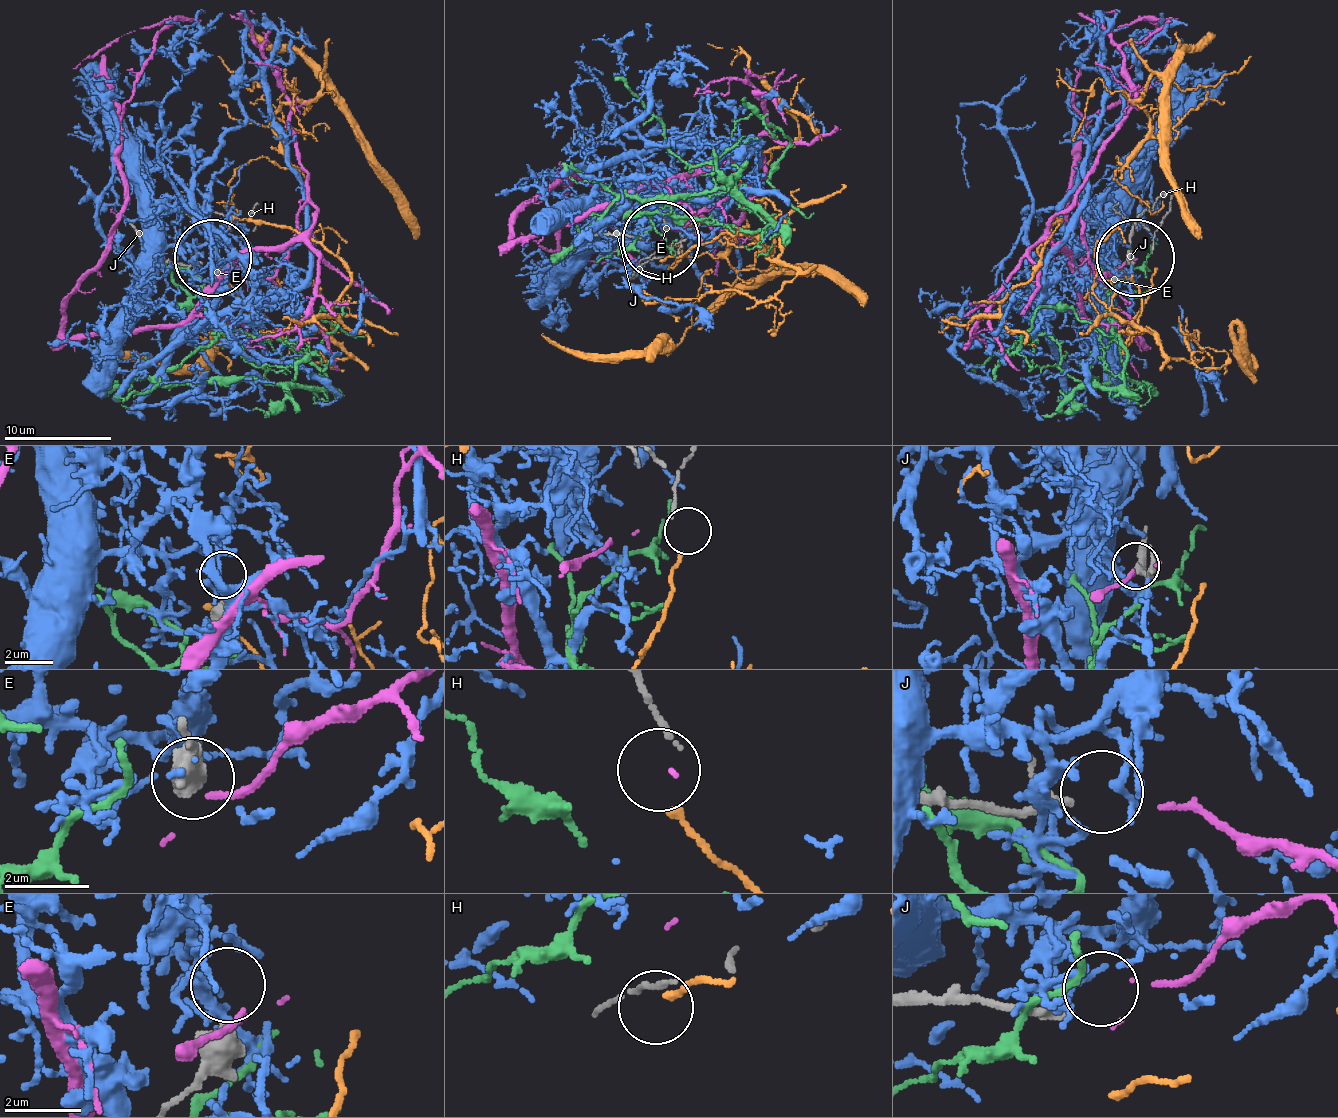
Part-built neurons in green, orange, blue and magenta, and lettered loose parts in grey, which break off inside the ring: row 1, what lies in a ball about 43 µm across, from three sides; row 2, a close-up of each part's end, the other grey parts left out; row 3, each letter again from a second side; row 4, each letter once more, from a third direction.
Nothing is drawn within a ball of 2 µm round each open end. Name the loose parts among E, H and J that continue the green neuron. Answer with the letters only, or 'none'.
none

